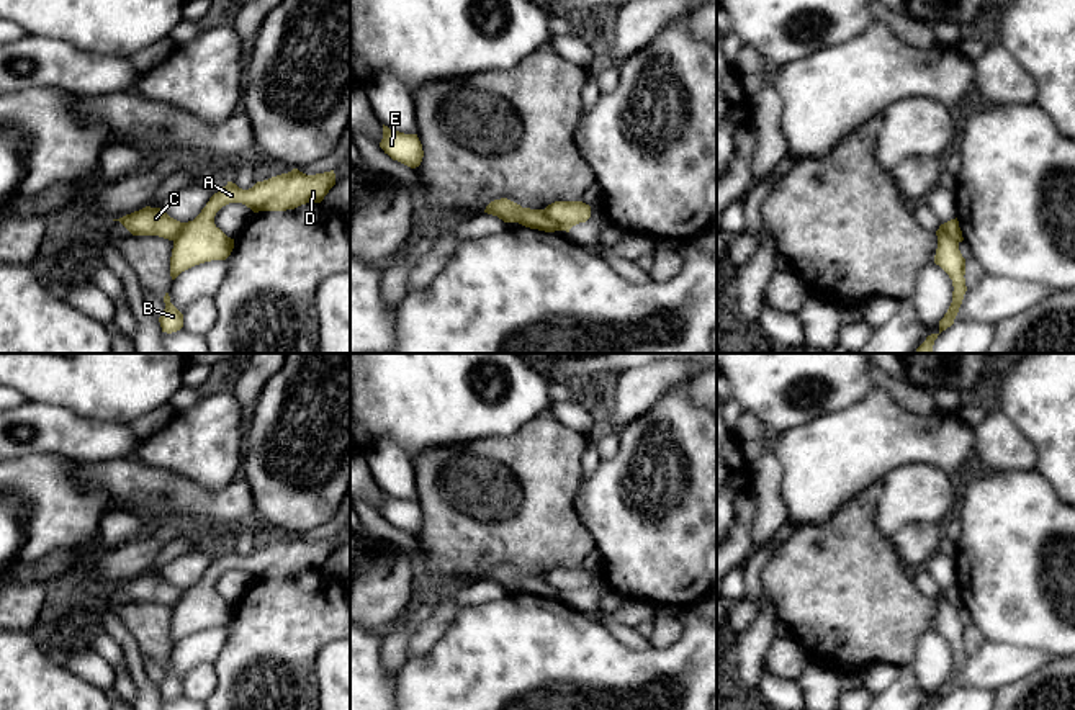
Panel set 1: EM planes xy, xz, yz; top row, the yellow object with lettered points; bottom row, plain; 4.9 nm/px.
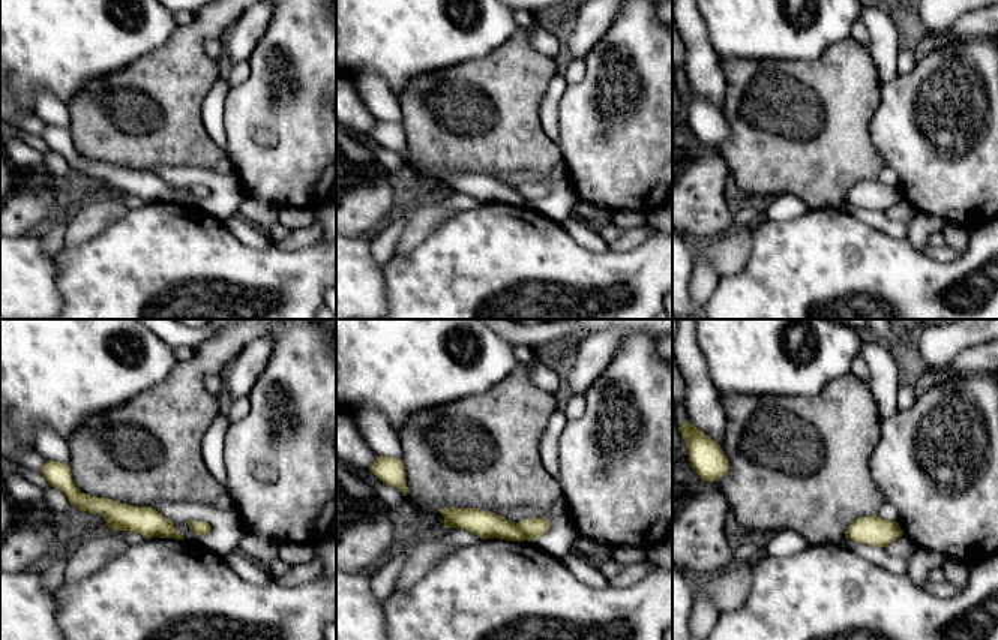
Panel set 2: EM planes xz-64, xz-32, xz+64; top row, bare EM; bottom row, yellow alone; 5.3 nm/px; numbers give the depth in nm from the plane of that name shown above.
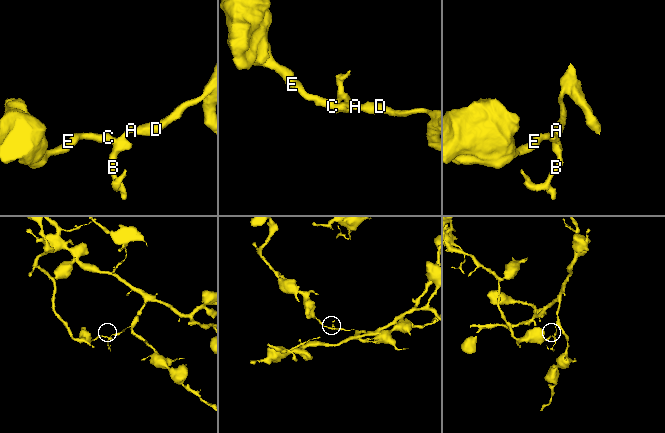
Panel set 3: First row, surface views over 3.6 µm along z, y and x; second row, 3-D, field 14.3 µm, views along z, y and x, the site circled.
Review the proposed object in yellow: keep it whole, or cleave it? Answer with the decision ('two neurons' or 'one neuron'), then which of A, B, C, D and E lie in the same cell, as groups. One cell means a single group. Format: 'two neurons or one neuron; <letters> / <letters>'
two neurons; A B D / C E

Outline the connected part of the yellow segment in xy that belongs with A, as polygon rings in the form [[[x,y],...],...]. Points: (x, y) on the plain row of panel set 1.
[[[298,535],[257,548],[249,556],[242,556],[236,550],[227,548],[226,553],[209,564],[193,587],[185,589],[183,597],[173,607],[170,623],[172,646],[195,631],[211,627],[226,627],[231,622],[234,605],[227,604],[214,591],[214,582],[223,573],[242,569],[254,579],[286,577],[306,569],[321,569],[334,551],[334,537],[306,541]]]

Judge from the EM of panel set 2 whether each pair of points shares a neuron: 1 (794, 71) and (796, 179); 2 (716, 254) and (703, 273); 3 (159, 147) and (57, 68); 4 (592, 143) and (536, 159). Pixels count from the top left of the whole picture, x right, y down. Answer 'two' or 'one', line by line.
1: one
2: two
3: two
4: two

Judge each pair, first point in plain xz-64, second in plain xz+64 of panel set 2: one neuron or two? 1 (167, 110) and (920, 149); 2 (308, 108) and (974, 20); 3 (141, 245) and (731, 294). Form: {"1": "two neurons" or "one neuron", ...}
{"1": "two neurons", "2": "two neurons", "3": "one neuron"}

